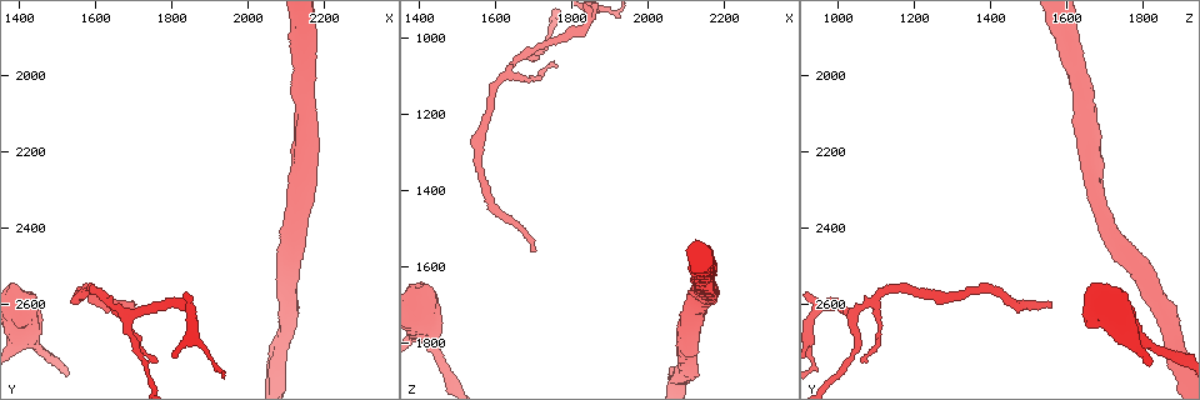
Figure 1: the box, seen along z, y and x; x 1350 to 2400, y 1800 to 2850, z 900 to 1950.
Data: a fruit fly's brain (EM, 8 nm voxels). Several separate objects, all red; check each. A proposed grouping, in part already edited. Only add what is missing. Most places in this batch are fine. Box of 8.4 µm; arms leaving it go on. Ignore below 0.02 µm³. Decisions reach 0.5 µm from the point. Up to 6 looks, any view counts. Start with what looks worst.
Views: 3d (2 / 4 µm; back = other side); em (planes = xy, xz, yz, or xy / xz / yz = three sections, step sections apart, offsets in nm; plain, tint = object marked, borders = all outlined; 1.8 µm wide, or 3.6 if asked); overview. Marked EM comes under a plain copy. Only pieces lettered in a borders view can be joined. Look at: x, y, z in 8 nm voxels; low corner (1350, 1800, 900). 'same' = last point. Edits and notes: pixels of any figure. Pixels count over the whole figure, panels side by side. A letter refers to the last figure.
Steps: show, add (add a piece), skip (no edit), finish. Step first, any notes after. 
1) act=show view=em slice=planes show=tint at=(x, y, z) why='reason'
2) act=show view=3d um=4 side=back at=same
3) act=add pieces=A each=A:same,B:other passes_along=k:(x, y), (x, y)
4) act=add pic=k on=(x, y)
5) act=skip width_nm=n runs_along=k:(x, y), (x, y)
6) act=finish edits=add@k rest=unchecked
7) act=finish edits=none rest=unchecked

act=show view=3d um=2 side=back at=(1705, 2605, 1560) why='long arm stops here'

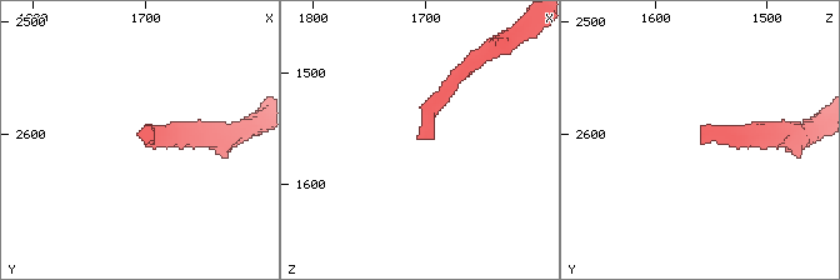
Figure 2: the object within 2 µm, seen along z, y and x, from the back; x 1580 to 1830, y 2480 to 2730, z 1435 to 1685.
act=show view=em slice=planes show=borders at=(1710, 2600, 1554) why='now the EM'

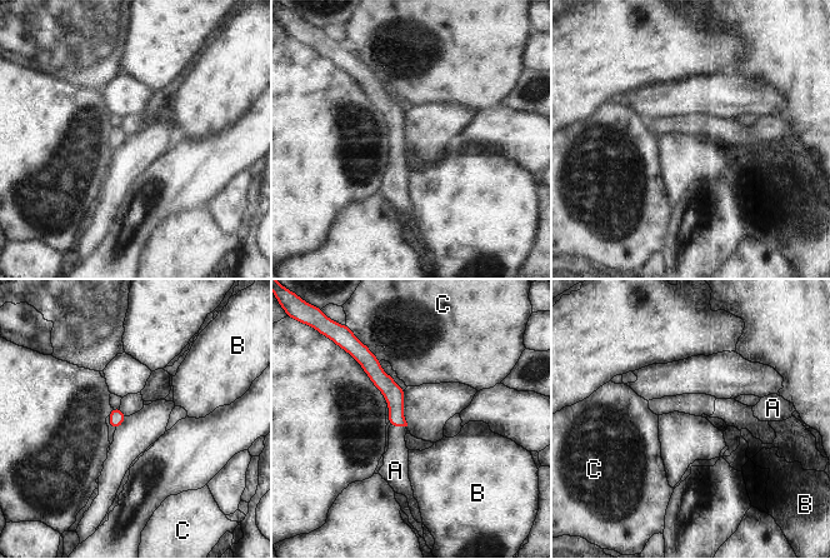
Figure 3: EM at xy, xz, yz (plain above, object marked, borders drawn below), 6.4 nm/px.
act=add pieces=A each=A:same,B:other,C:other found='the cell continues'

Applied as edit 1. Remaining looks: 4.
act=show view=overview

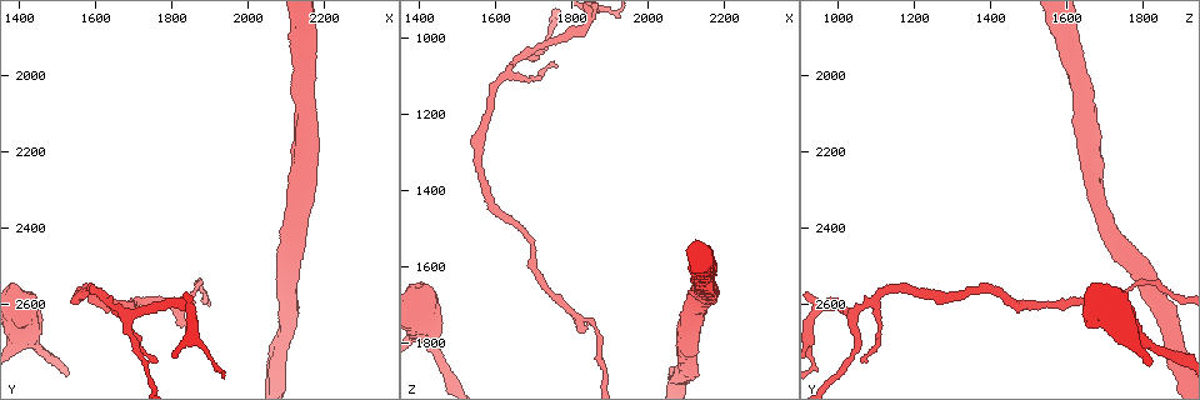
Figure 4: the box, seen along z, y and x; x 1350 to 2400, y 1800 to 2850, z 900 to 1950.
act=show view=em um=3.6 slice=planes show=borders at=(1435, 2675, 1785) why='calibre changes'

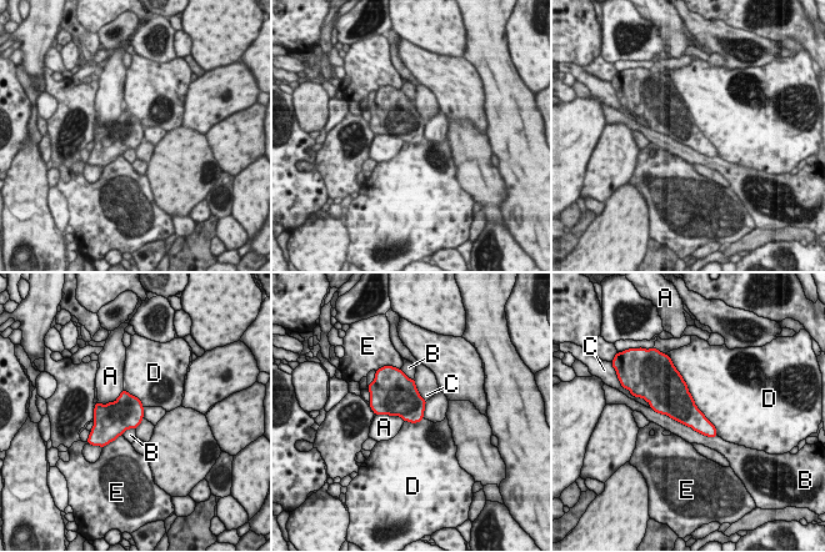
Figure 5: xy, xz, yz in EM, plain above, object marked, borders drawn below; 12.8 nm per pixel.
act=skip each=A:other,B:other,C:other,D:other,E:other found='none of them fits'

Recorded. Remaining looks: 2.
act=show view=em slice=yz step=8 show=tint at=(1755, 2745, 1055) why='thin end'

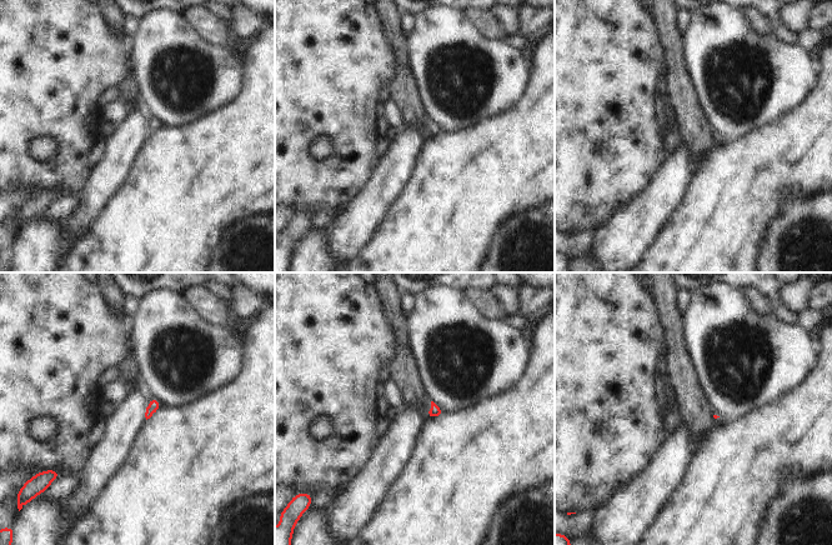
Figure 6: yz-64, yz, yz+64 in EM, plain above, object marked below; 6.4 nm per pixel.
act=show view=em slice=planes show=borders at=same why='cut it another way'

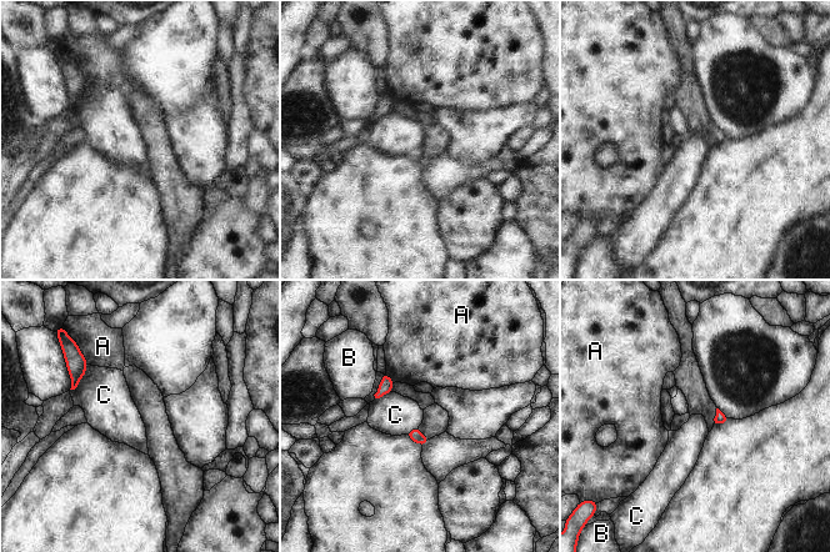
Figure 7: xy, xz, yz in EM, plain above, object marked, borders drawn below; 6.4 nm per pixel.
act=skip each=A:other,B:other,C:other border=7:(89, 365), (79, 384), (70, 390) found='no lettered piece goes on from it'

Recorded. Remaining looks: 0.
act=finish edits=add@3 rest=unchecked

